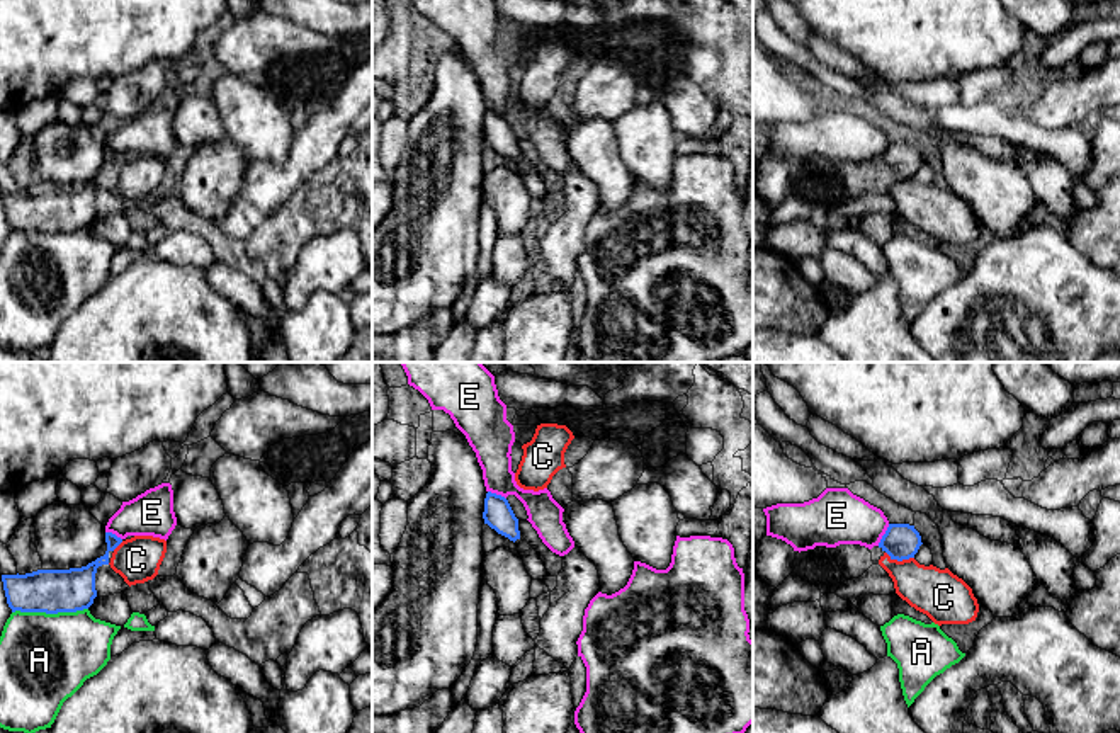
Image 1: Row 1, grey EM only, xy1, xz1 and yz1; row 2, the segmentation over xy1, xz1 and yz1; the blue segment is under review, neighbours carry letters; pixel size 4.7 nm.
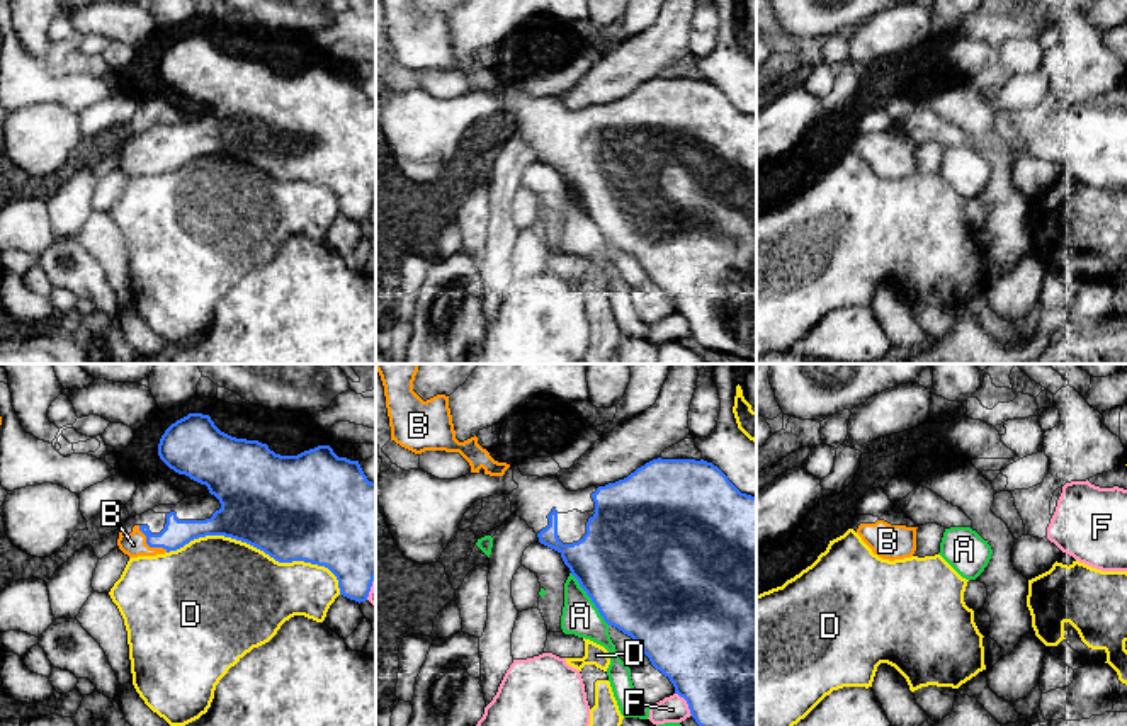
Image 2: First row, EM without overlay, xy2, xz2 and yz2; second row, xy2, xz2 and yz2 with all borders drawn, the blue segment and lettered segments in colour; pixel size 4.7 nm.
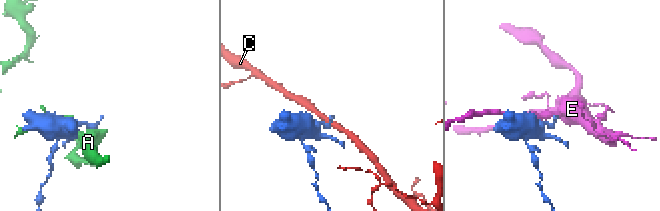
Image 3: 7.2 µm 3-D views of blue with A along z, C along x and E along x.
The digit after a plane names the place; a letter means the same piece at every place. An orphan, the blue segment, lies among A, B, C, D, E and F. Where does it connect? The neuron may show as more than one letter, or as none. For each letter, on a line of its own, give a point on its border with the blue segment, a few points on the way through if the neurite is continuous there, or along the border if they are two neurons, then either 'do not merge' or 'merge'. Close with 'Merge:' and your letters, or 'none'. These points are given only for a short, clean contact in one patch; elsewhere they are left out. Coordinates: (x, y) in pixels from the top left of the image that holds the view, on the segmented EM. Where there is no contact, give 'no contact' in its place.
A: meets blue in xy1 at (50, 613); do not merge
B: meets blue in xy2 at (148, 544); runs through xy2 (177, 533), (164, 543), (148, 544), (133, 544); merge
C: meets blue in yz1 at (899, 560); border along yz1 (886, 551), (898, 560), (913, 558); do not merge
D: meets blue in xy2 at (260, 550); do not merge
E: meets blue in yz1 at (884, 534); border along yz1 (889, 524), (877, 545); do not merge
F: meets blue in xz2 at (687, 703); do not merge
Merge: B

